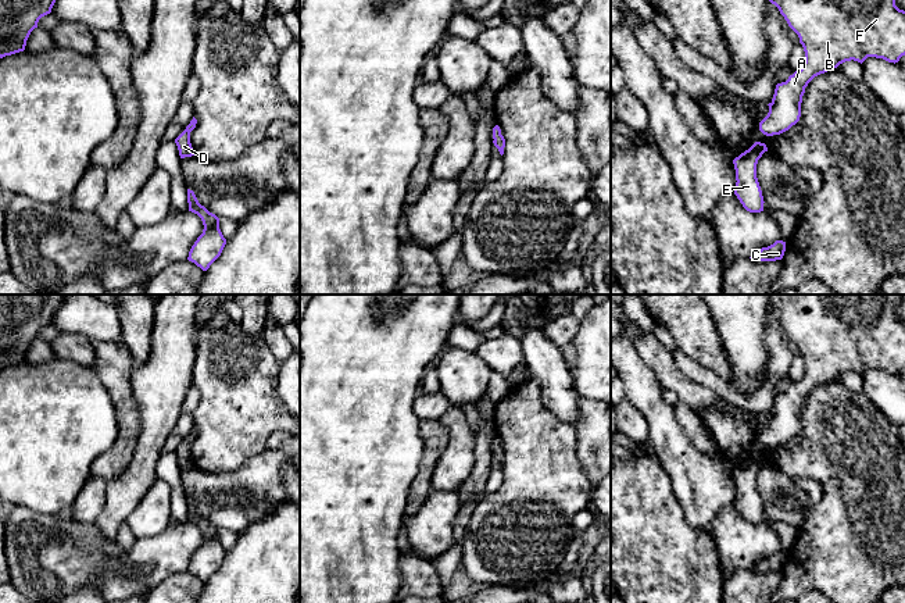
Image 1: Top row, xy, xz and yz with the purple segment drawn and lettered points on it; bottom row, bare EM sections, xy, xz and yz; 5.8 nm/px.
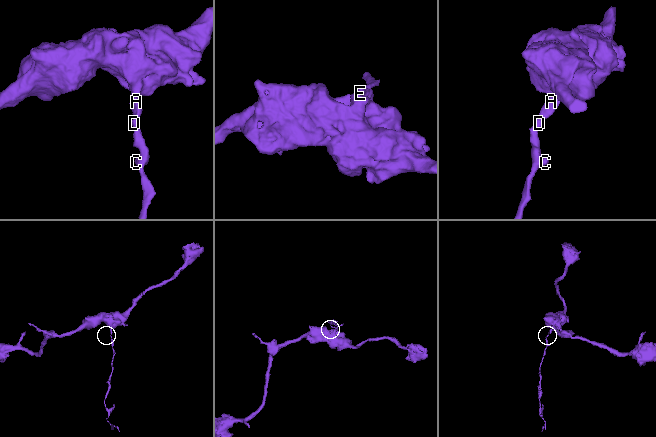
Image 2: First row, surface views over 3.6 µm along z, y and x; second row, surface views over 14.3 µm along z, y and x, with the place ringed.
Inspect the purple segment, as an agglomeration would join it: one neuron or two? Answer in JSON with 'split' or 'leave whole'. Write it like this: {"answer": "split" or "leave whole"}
{"answer": "leave whole"}

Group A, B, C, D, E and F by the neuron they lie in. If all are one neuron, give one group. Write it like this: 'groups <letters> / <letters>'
groups A B C D E F

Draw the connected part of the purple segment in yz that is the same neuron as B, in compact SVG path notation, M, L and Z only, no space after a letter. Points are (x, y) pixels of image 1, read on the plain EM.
M769 295L769 313L775 315L798 346L805 363L804 378L777 395L768 427L759 433L766 447L780 446L800 432L801 414L808 395L818 386L837 379L845 372L863 374L868 368L898 374L905 367L905 322L895 317L895 308L905 302L905 295Z

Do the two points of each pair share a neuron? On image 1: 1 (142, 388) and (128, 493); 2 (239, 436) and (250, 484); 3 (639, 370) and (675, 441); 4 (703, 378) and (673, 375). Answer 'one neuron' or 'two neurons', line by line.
1: one neuron
2: two neurons
3: one neuron
4: two neurons

